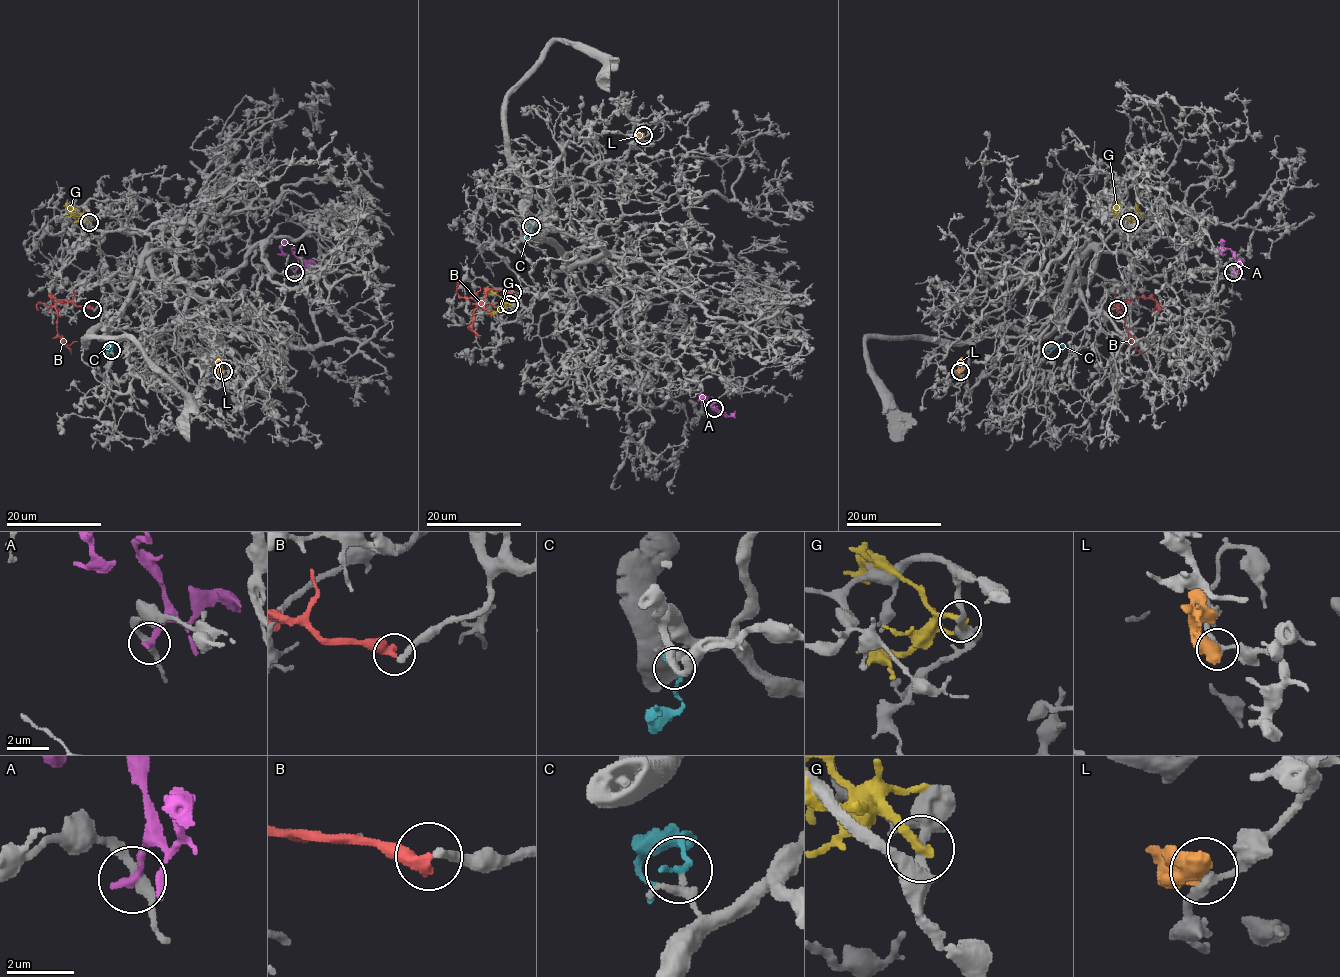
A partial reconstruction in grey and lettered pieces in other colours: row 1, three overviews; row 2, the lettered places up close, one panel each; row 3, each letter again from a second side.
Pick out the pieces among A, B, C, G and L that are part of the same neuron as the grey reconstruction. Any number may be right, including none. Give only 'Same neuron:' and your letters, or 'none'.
Same neuron: none

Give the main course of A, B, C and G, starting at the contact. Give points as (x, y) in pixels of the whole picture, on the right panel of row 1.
A: (1234, 272), (1236, 260), (1222, 241), (1221, 252), (1225, 253)
B: (1117, 309), (1114, 302), (1125, 300), (1121, 312), (1127, 332), (1134, 347), (1144, 354)
C: (1051, 350), (1059, 345), (1063, 349), (1059, 355)
G: (1129, 222), (1126, 216), (1116, 213), (1117, 200)

